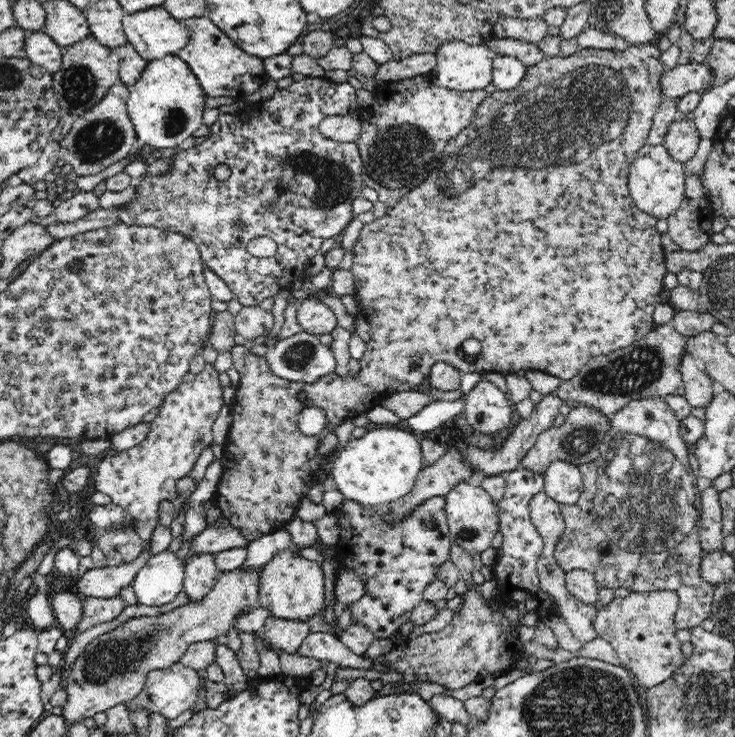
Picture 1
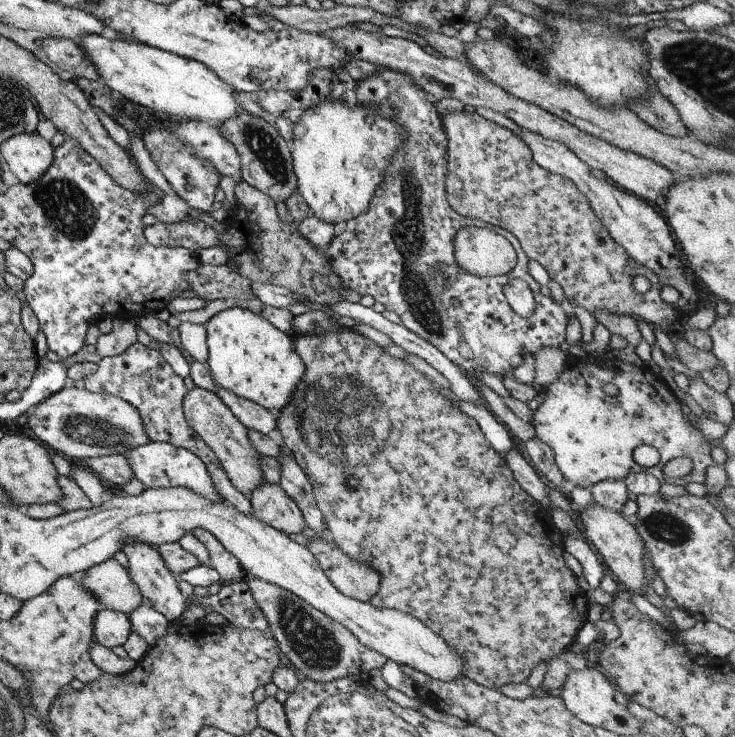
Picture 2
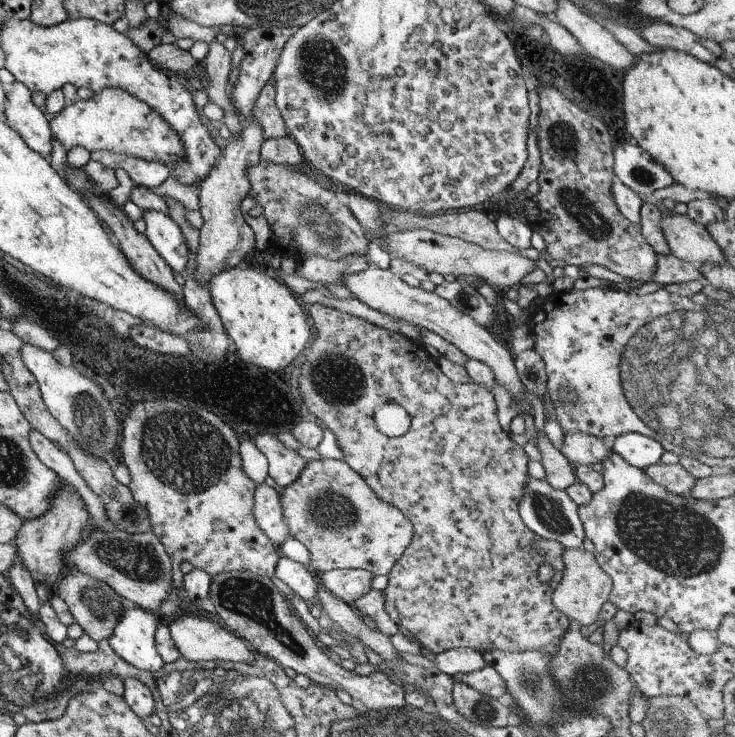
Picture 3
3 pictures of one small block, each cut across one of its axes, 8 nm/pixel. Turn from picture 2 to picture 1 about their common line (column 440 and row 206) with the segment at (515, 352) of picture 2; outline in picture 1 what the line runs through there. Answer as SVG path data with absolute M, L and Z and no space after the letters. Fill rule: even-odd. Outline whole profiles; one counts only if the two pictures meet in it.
M305 76L304 79L299 82L292 82L292 84L284 88L284 90L276 90L274 97L262 104L251 106L234 115L222 113L217 120L220 126L220 132L218 132L218 134L212 134L209 138L206 138L202 144L194 144L195 146L192 146L192 148L182 150L178 152L178 154L175 154L174 166L169 173L136 180L139 192L138 198L136 198L134 202L130 202L130 204L122 205L122 210L120 210L120 215L122 216L120 216L120 221L128 226L151 226L188 237L188 239L192 240L192 242L198 246L202 262L204 262L206 268L216 273L232 289L235 298L237 298L238 302L243 304L243 306L256 306L265 298L276 296L279 290L285 288L292 289L294 287L294 280L300 279L311 266L310 260L319 252L322 242L324 242L326 238L340 239L345 228L356 217L356 215L354 215L354 209L352 209L352 202L354 202L356 198L362 196L361 190L365 186L363 177L364 162L363 158L360 156L360 147L354 142L342 143L325 138L318 131L318 126L320 126L320 123L328 116L350 116L350 114L354 114L358 108L357 90L350 82L346 81L337 84L331 82L325 76L318 78ZM220 164L226 164L231 171L230 176L223 181L214 176L214 169L220 166ZM236 223L245 223L245 227L240 229ZM261 236L268 236L276 242L276 256L258 258L248 252L248 243L253 238Z

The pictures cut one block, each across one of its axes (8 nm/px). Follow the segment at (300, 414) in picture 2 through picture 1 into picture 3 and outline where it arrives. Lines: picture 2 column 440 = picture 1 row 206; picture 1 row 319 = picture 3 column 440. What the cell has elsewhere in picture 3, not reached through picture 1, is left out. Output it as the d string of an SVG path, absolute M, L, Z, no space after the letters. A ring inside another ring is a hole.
M313 303L305 307L309 320L313 321L315 338L309 341L306 351L297 361L300 374L297 378L299 397L308 410L309 417L321 420L335 436L337 446L343 454L343 461L347 466L357 472L367 486L379 496L383 502L395 506L412 524L412 536L407 548L386 574L387 585L382 590L384 609L389 618L399 627L405 628L409 634L419 642L422 648L427 648L431 653L442 653L449 649L470 648L483 653L487 650L499 650L503 652L525 652L525 650L537 650L555 654L562 636L568 630L568 618L559 612L552 603L552 594L561 580L563 574L563 562L561 554L565 549L562 544L550 539L538 539L531 530L525 528L517 514L519 496L523 494L523 484L527 482L528 456L522 447L509 439L508 434L499 427L495 415L495 396L490 390L473 383L452 383L437 367L436 359L433 359L424 349L422 343L415 342L402 334L397 334L380 326L375 326L362 318L339 312L319 303ZM395 403L410 418L410 425L405 434L398 437L388 437L381 434L373 424L373 412L377 406ZM546 564L553 569L552 578L544 583L537 579L539 566Z

